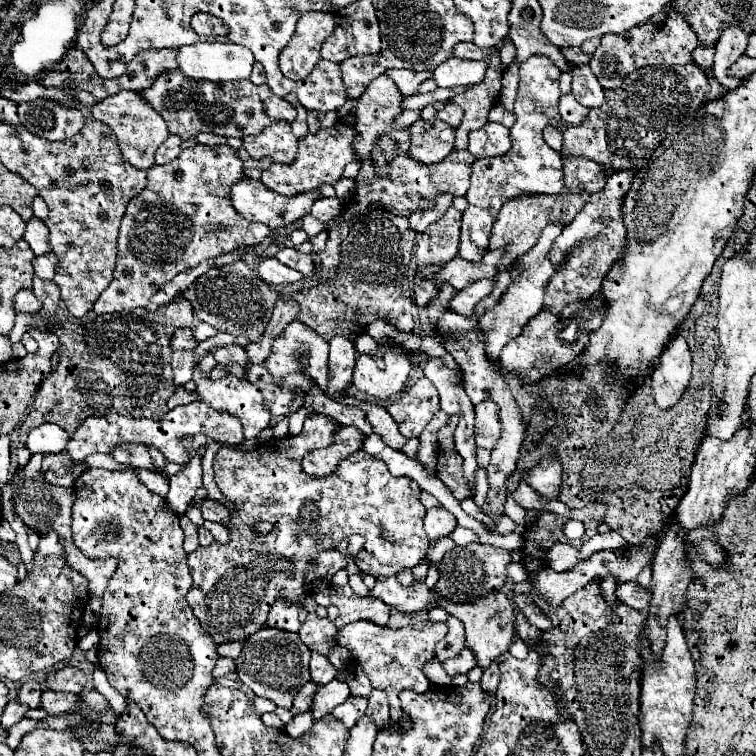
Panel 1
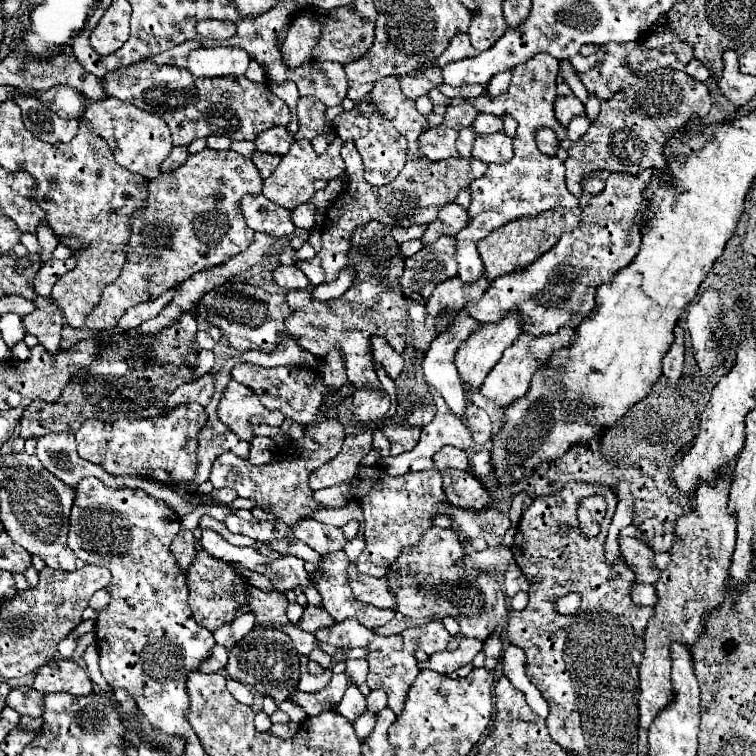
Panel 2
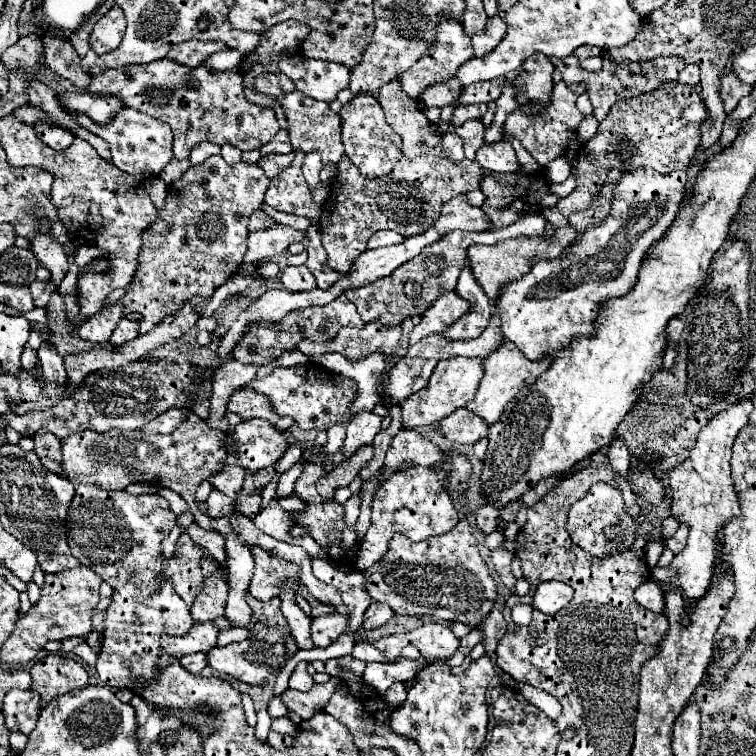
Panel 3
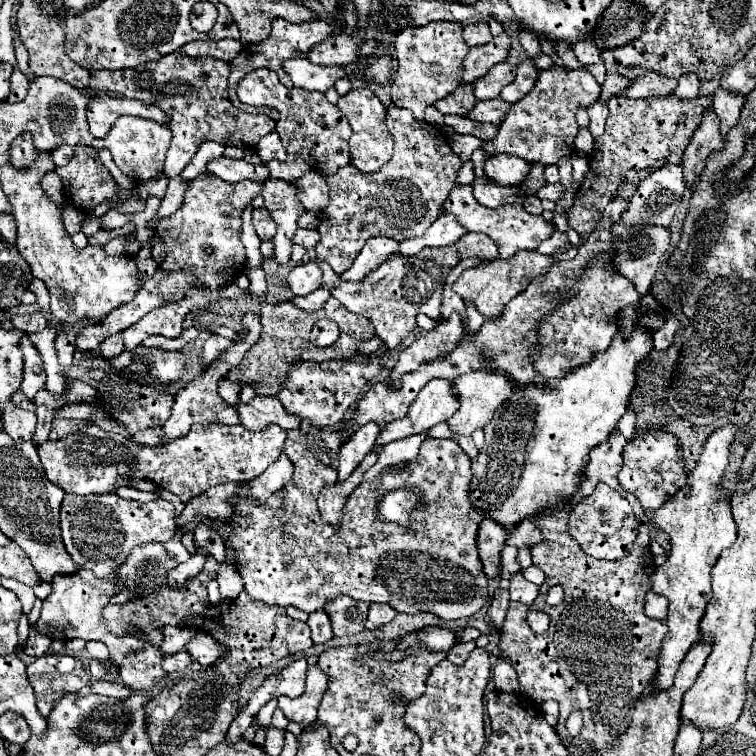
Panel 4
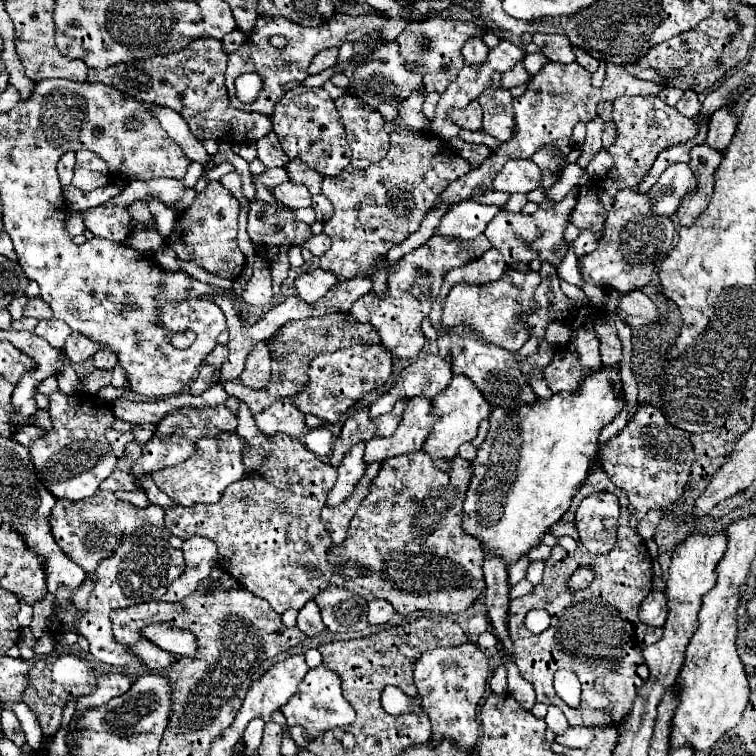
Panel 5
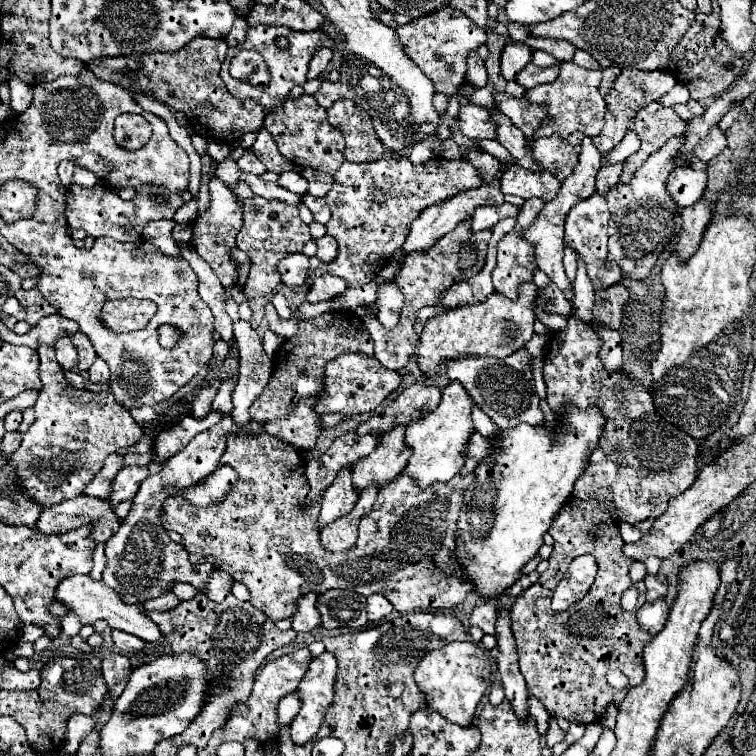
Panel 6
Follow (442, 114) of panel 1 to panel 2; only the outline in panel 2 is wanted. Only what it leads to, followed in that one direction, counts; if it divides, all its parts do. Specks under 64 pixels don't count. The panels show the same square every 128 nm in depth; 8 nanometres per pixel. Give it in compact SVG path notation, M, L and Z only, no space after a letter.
M460 104L460 106L448 106L446 114L444 114L444 124L448 128L464 128L468 124L474 122L474 118L478 116L478 110L470 104Z

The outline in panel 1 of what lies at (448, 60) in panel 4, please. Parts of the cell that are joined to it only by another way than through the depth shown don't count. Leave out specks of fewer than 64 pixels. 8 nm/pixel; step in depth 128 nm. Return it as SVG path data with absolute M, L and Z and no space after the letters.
M464 42L464 44L456 44L456 50L454 50L454 56L456 58L464 58L464 60L484 60L488 64L488 72L484 76L484 80L480 84L474 84L474 86L468 86L466 92L458 94L452 102L456 102L462 110L464 110L464 118L460 122L460 126L456 128L456 142L454 142L454 148L456 150L466 150L468 146L468 134L472 130L478 130L482 128L486 122L488 122L488 112L498 104L500 100L500 88L502 88L502 74L504 74L504 68L500 64L500 50L498 48L488 48L488 50L482 50L478 48L474 42Z

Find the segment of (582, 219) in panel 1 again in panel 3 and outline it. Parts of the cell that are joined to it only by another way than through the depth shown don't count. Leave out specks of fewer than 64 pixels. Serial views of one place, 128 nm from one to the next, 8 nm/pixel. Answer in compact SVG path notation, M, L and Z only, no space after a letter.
M638 168L632 172L624 172L622 178L612 186L610 212L604 216L600 224L588 226L580 234L580 238L574 244L570 244L566 252L560 254L558 258L540 260L532 266L528 274L504 284L498 300L494 302L494 314L500 316L500 328L502 328L504 338L518 344L518 348L524 352L526 358L538 360L546 354L554 358L554 352L570 344L570 340L578 334L590 336L600 304L608 298L624 296L626 292L632 290L644 252L648 250L652 242L660 240L660 236L676 218L676 212L680 208L680 202L686 190L684 184L686 184L684 170L670 172L670 174L660 174L652 168Z

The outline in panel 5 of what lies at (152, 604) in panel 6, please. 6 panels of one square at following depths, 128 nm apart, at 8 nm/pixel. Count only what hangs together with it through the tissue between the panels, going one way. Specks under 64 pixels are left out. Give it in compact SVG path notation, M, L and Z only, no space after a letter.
M206 536L188 538L182 546L182 552L184 552L184 560L186 560L184 576L180 576L178 580L174 580L168 586L168 590L164 594L166 602L178 602L178 600L186 598L190 592L194 592L198 588L200 580L210 576L210 570L214 566L218 566L218 558L220 558L218 548Z

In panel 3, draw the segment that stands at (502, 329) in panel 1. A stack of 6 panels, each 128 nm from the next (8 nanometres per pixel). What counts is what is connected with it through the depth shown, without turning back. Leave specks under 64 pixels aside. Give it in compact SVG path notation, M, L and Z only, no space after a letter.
M452 356L448 360L440 360L430 376L428 388L412 394L400 404L402 406L402 428L416 428L416 426L438 422L450 416L456 408L470 402L484 376L484 362L486 358L466 358L466 356Z

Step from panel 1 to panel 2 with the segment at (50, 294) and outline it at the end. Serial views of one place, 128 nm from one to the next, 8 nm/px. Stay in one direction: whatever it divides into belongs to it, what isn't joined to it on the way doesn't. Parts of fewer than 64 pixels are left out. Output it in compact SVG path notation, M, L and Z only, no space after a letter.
M36 294L36 310L28 316L22 316L24 328L28 334L36 336L40 344L48 352L56 352L60 344L60 330L62 330L62 310L56 306L52 298L44 298Z

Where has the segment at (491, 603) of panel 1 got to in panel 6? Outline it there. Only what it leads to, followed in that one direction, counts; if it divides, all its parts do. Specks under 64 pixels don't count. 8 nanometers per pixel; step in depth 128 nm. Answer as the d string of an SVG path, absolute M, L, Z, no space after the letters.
M246 320L234 322L234 338L238 342L240 350L240 378L232 392L232 420L242 426L242 432L232 432L226 442L226 452L222 454L222 464L230 464L238 472L238 480L232 486L230 494L216 504L214 508L192 508L186 500L180 498L166 498L164 508L160 512L162 528L174 530L184 538L184 548L190 554L192 564L210 562L214 568L220 568L228 572L236 582L244 584L250 590L250 602L264 610L270 620L282 620L296 612L298 598L316 592L322 594L332 588L346 588L352 592L358 592L362 596L382 594L390 600L390 604L398 612L422 612L422 610L452 610L464 598L474 590L474 584L468 580L464 568L460 566L456 558L456 520L458 512L464 500L464 490L474 482L474 472L468 476L454 476L452 480L434 482L432 486L426 486L424 490L412 480L408 474L400 474L388 484L382 484L378 490L378 498L374 502L374 508L364 514L358 522L358 540L352 548L344 552L328 552L324 550L320 542L320 528L318 528L318 516L320 516L320 504L304 506L308 498L308 480L304 476L304 456L302 452L286 442L280 442L278 438L258 432L254 434L248 426L250 418L250 406L252 402L262 394L264 386L270 380L272 374L272 360L262 348L260 336Z

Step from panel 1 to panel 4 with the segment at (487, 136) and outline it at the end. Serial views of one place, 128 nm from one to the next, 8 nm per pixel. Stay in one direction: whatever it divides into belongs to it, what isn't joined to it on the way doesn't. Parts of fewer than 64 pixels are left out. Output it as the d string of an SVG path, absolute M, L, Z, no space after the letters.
M494 154L488 156L484 162L484 174L498 182L500 186L514 186L520 184L530 172L530 164L526 160L520 160L520 156L514 154Z

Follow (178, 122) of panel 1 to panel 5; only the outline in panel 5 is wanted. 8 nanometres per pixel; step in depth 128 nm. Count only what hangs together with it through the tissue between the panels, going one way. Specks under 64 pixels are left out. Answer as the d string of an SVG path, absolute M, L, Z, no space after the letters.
M200 38L180 52L148 60L134 60L132 64L116 64L112 68L106 68L104 72L88 70L88 82L102 82L118 88L128 98L176 110L188 122L190 132L200 142L204 140L216 140L226 144L256 142L272 130L272 122L264 114L242 112L232 108L224 86L226 58L228 56L224 54L220 40Z

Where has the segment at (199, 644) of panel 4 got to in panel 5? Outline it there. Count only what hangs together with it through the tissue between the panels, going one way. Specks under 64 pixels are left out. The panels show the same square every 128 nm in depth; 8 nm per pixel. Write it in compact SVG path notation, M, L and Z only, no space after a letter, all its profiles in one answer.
M156 624L156 626L148 626L142 630L142 634L154 642L156 646L160 646L162 650L180 654L180 656L188 656L194 658L198 652L198 644L196 644L196 636L188 630L178 630L178 628L170 628L168 624Z

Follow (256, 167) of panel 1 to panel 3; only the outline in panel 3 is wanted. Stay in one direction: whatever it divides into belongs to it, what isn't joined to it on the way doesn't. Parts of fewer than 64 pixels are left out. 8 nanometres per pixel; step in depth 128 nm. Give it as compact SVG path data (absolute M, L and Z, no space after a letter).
M292 152L290 154L268 154L268 156L262 156L258 166L264 170L264 174L268 178L274 178L278 172L282 172L288 164L292 162Z

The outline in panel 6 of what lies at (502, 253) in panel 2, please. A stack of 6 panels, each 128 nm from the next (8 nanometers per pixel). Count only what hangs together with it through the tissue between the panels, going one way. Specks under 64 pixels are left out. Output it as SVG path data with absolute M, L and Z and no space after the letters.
M522 282L518 286L518 298L510 300L500 292L492 292L486 302L478 304L464 304L456 308L448 308L442 316L436 314L430 318L424 326L424 332L420 336L420 344L416 350L420 370L426 376L436 376L448 358L460 358L460 356L496 356L504 358L512 352L524 348L524 344L532 338L532 324L536 320L534 314L534 302L536 302L536 284L534 282Z

